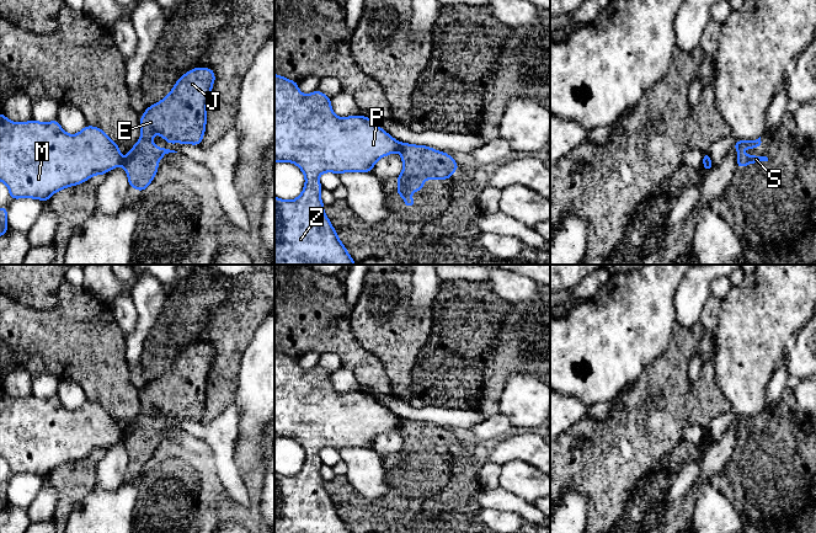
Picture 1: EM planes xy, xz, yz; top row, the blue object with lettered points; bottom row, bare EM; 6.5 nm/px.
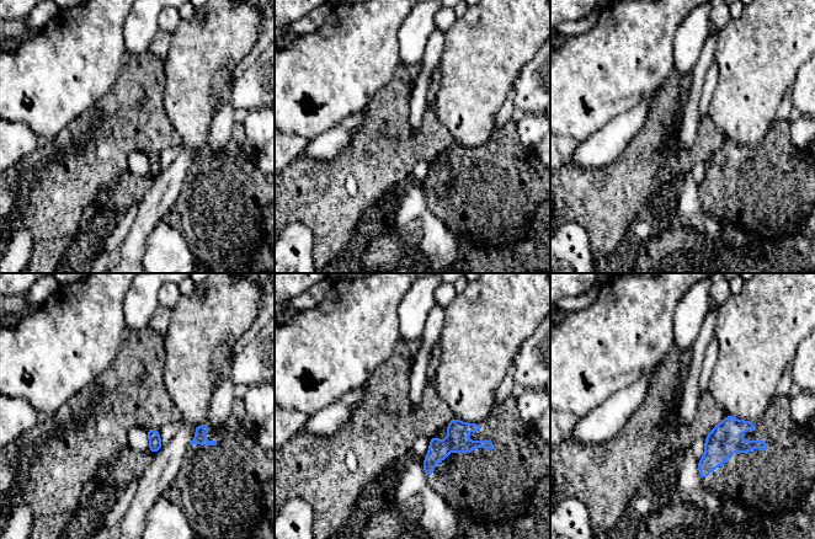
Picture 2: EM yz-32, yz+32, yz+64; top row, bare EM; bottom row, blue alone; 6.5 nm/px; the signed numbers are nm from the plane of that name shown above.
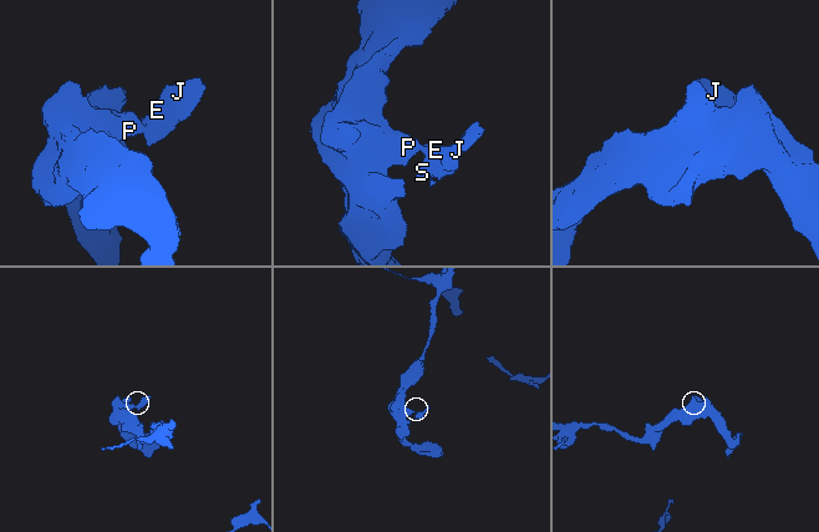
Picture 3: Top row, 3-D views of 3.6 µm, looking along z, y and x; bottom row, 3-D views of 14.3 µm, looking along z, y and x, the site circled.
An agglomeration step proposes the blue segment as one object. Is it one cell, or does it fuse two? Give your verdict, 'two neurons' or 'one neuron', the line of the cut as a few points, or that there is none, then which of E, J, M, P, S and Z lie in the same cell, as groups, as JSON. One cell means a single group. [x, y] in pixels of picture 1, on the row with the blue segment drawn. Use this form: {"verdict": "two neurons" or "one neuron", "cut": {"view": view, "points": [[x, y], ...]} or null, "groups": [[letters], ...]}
{"verdict": "two neurons", "cut": {"view": "xz", "points": [[400, 143], [398, 149]]}, "groups": [["E", "J", "S"], ["M", "P", "Z"]]}

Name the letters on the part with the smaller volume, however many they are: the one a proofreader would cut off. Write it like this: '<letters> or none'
E, J, S

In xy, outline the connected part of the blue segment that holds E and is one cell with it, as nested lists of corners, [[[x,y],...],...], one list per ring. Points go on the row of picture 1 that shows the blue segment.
[[[194,68],[183,74],[172,90],[158,103],[149,106],[140,116],[142,134],[135,145],[128,150],[122,166],[127,172],[129,187],[143,192],[158,174],[160,159],[169,153],[177,153],[166,148],[156,148],[153,134],[159,133],[167,143],[201,145],[207,123],[207,103],[215,81],[210,68]]]

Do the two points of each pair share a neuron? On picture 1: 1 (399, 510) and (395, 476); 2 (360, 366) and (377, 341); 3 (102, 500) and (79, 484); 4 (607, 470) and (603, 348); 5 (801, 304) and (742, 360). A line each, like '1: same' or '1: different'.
1: same
2: different
3: different
4: different
5: same

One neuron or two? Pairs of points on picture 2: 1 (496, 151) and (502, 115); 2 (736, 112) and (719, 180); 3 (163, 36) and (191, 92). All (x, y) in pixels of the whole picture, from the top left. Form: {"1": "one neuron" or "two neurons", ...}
{"1": "two neurons", "2": "two neurons", "3": "two neurons"}

